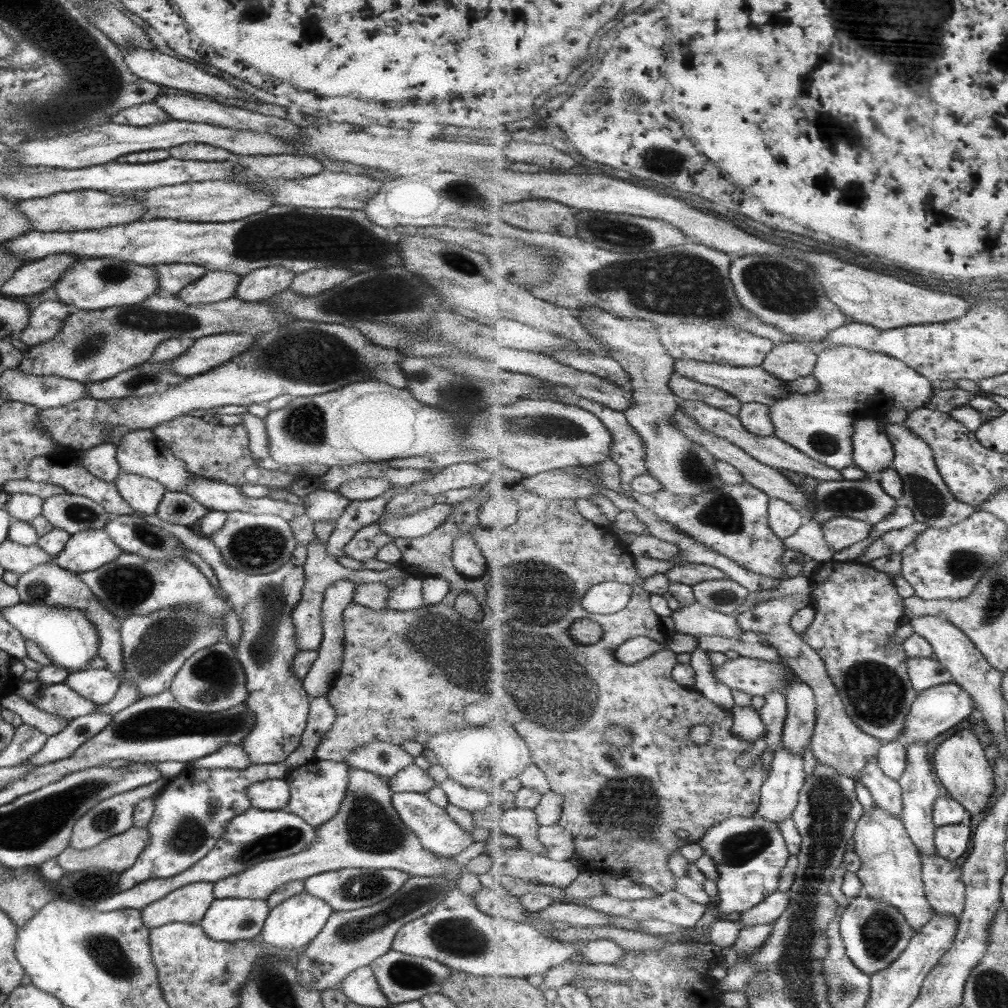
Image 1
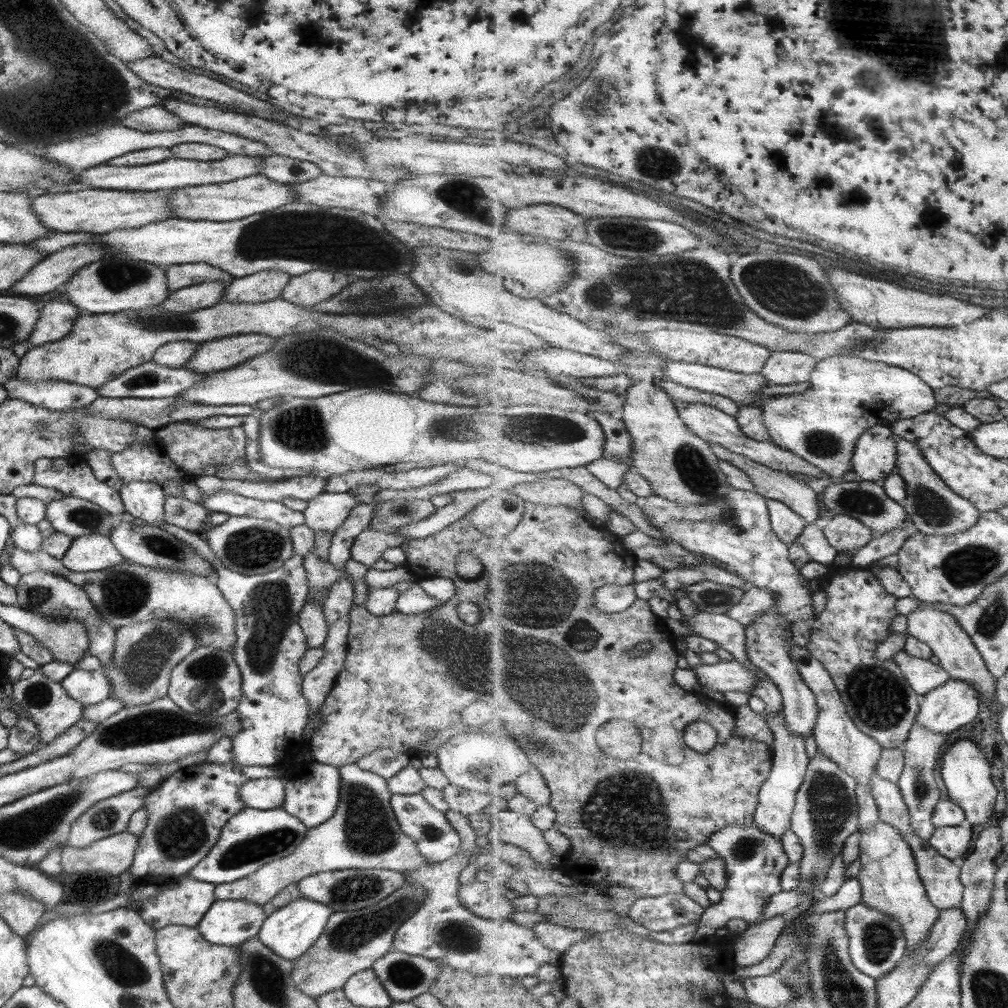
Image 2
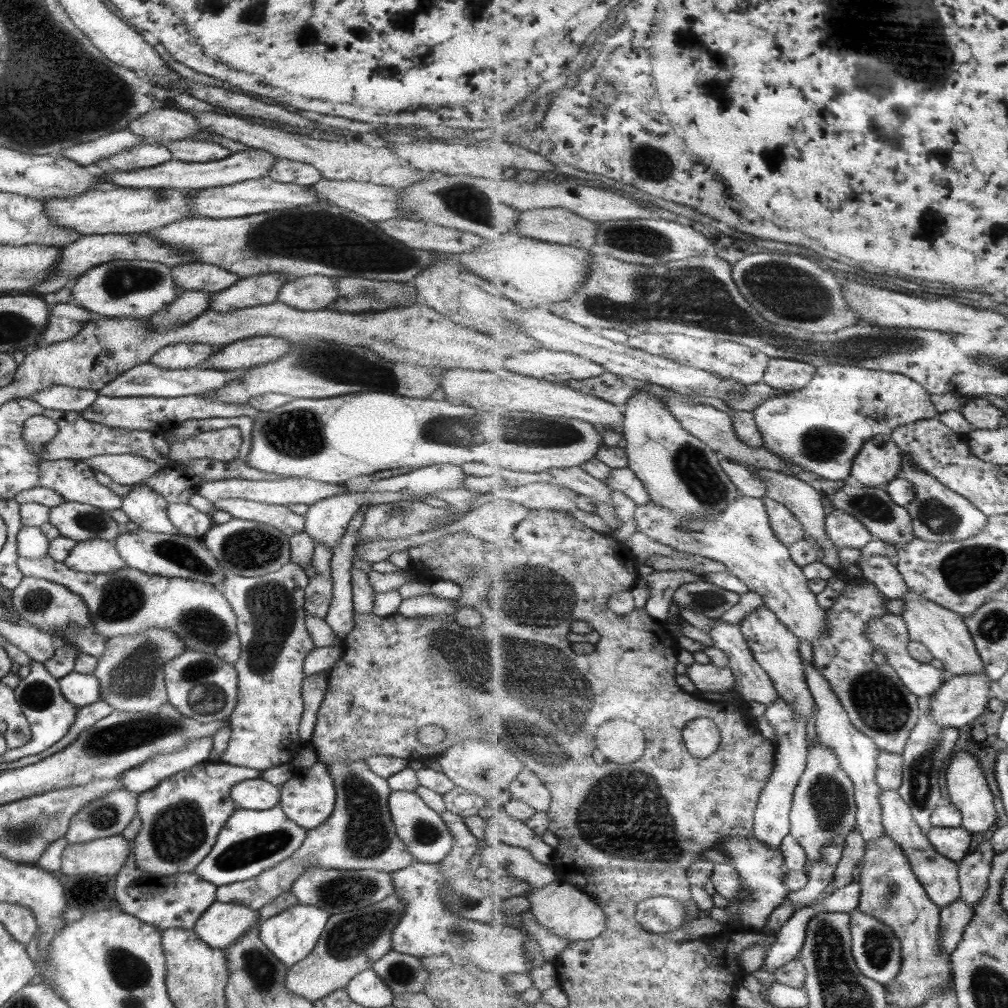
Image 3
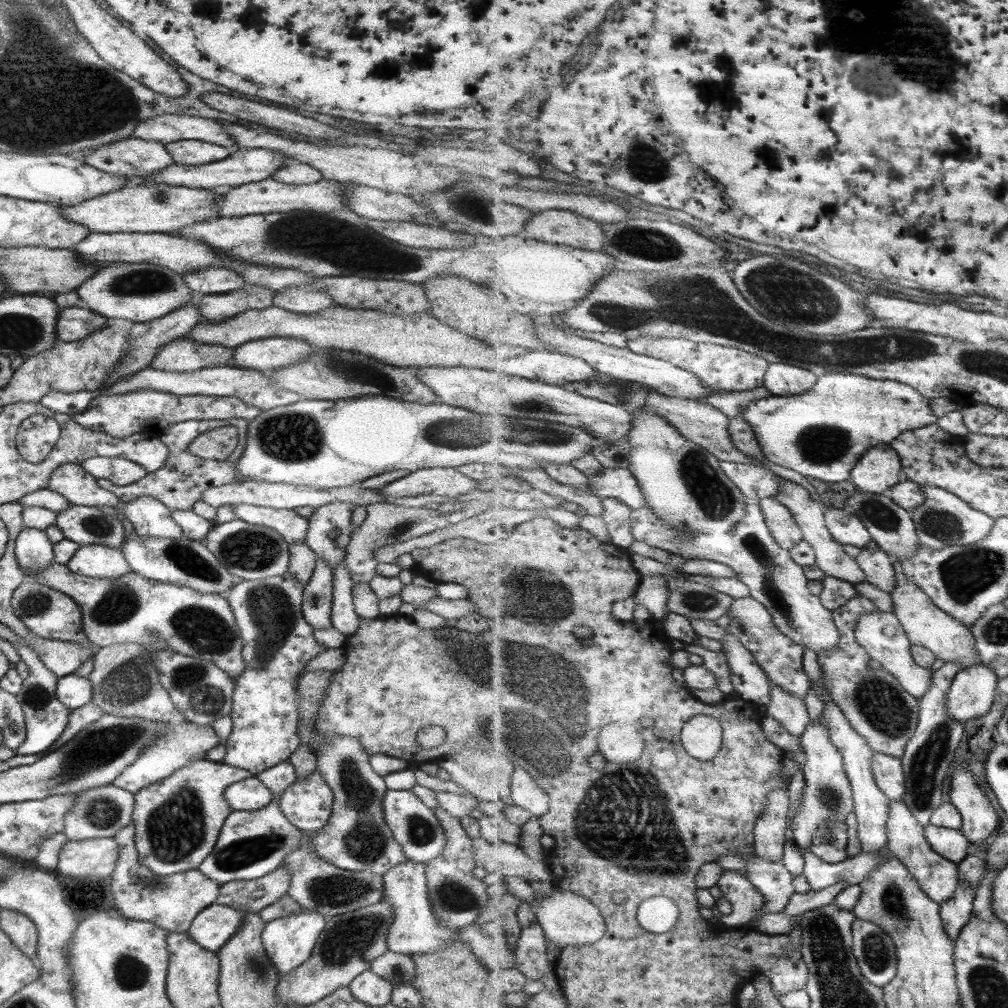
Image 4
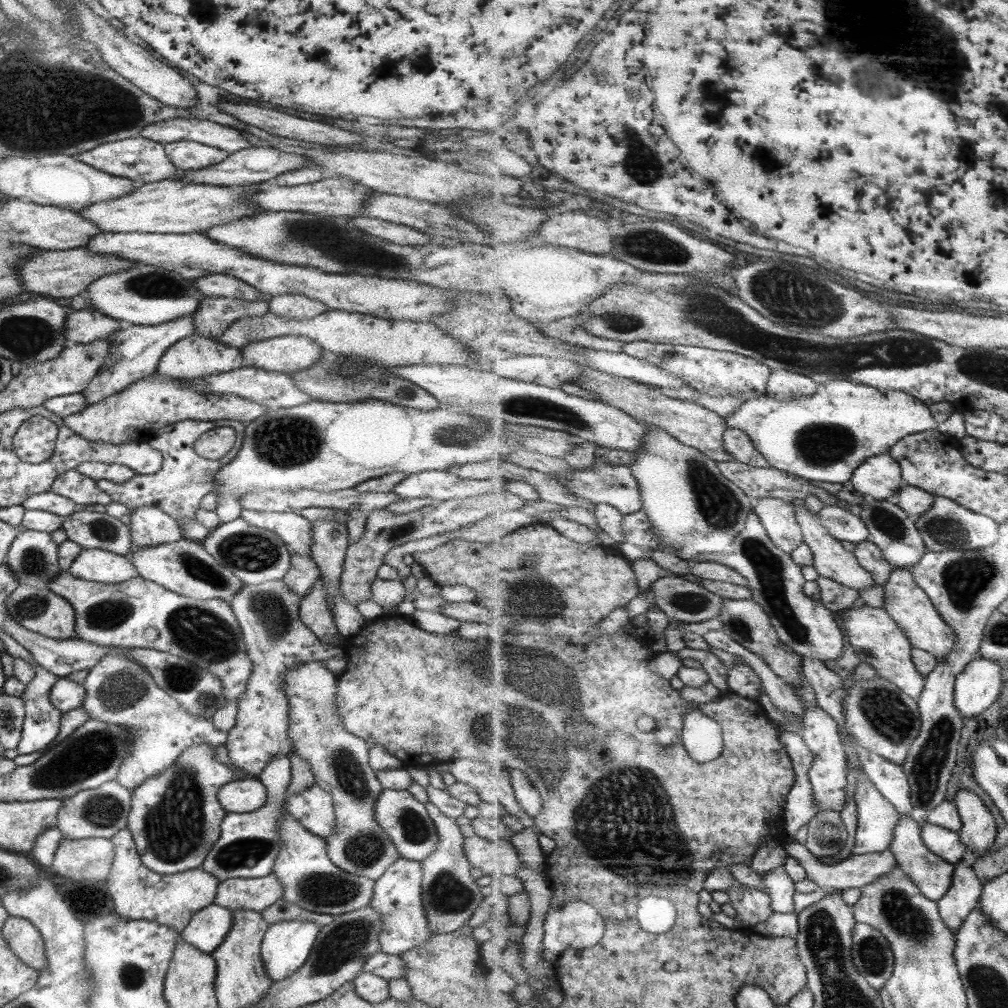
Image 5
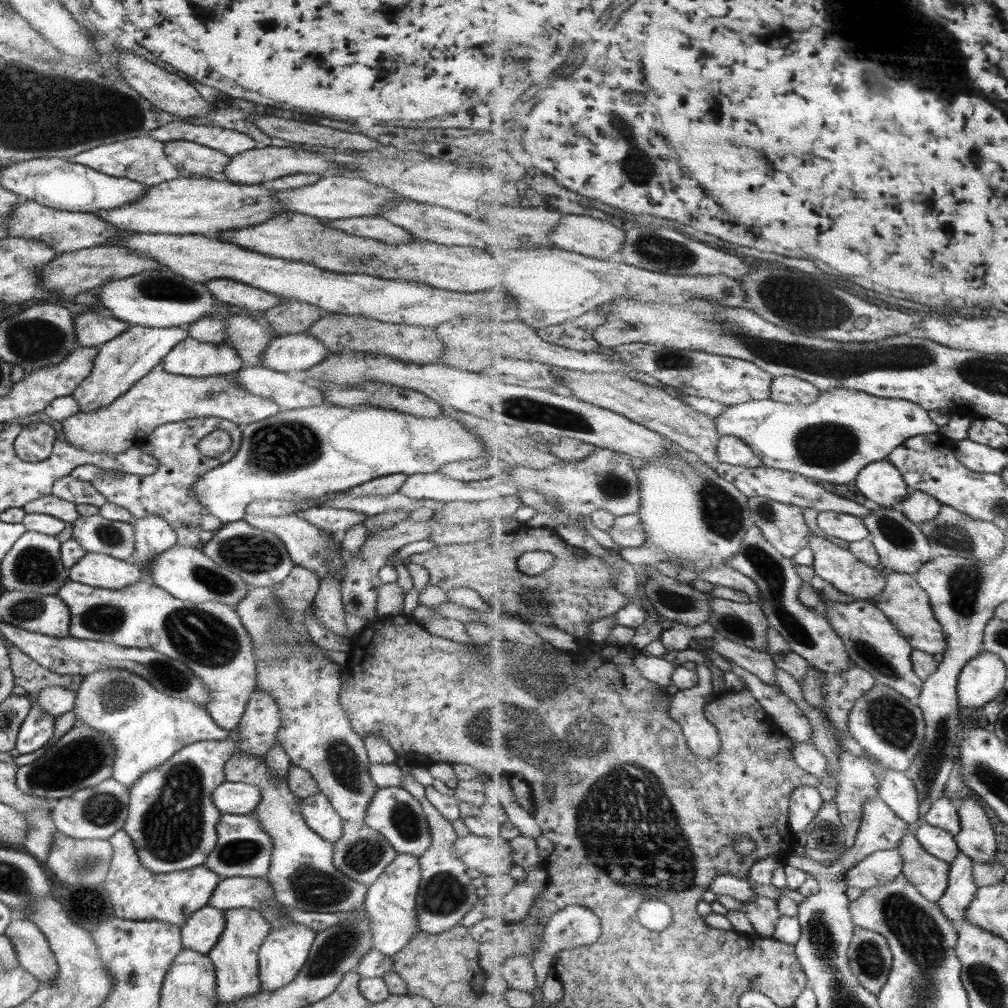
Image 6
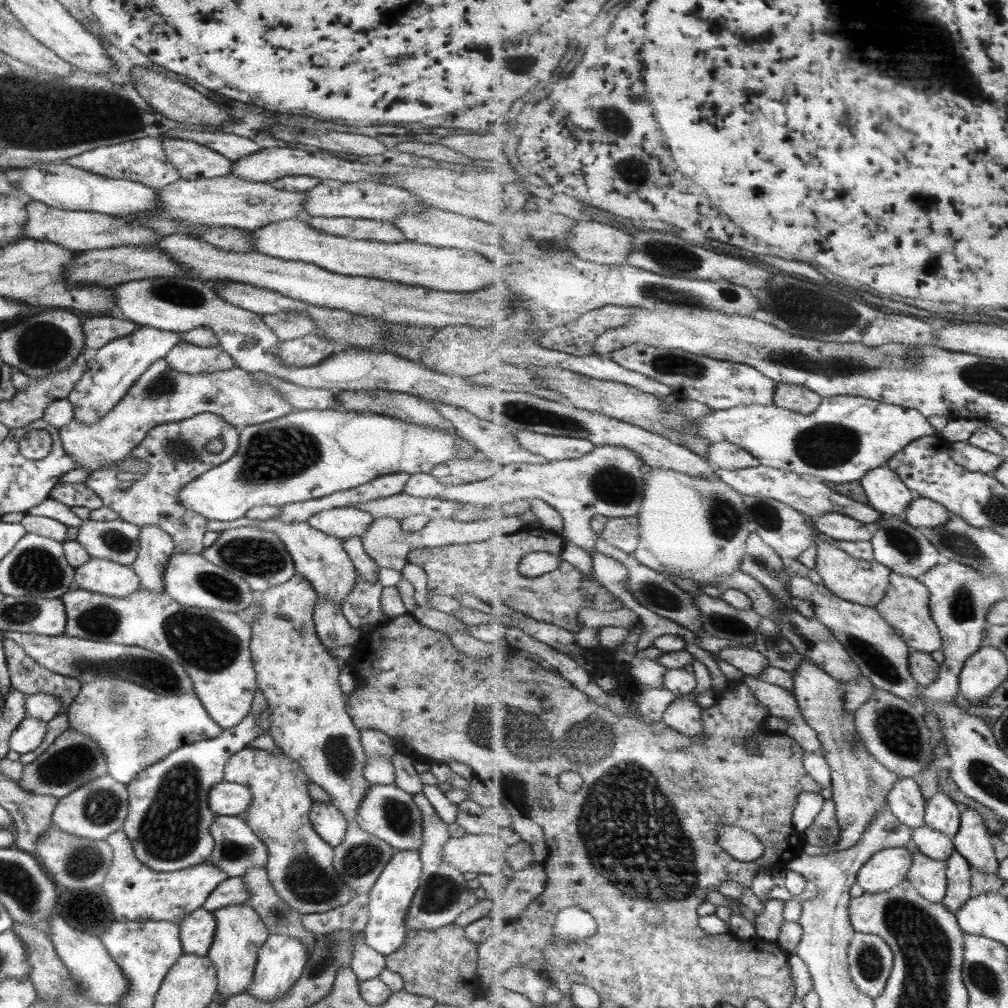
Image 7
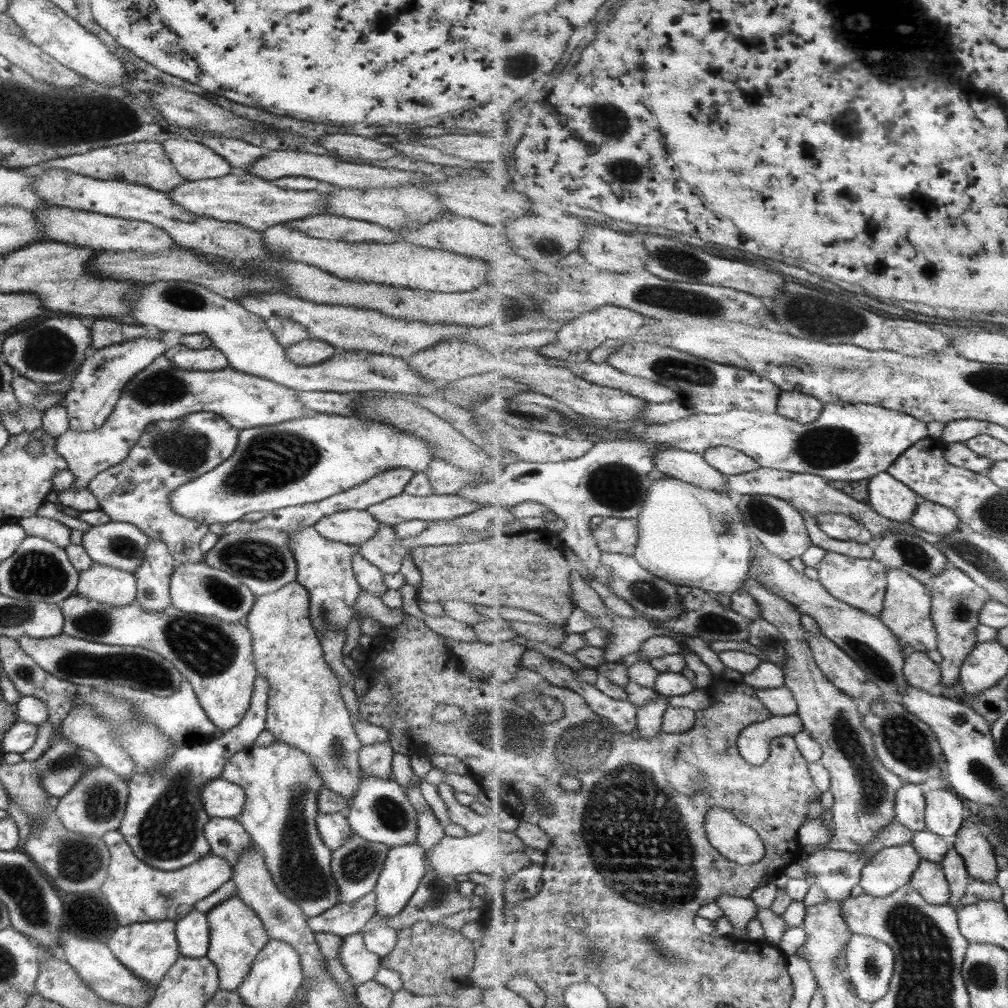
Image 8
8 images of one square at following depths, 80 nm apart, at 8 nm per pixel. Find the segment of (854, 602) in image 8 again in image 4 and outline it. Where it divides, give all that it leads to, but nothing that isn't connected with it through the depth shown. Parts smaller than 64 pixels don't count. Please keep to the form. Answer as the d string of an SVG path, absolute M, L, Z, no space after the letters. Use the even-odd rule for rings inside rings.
M782 479L780 483L782 484L782 490L780 490L779 494L776 494L775 498L779 499L789 508L794 514L798 525L802 527L804 539L811 544L816 552L816 565L818 568L824 572L825 576L834 576L854 585L865 582L865 571L859 566L856 558L849 556L843 550L842 544L833 538L831 531L827 528L824 506L821 505L821 502L817 503L813 500L811 494L809 494L809 490L806 490L795 482Z

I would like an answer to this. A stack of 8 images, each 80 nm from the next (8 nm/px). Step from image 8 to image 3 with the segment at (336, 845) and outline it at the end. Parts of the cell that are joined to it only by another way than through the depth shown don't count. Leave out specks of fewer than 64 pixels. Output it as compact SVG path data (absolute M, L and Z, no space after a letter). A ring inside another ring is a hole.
M315 763L309 768L293 773L292 778L279 786L279 809L285 817L306 832L321 825L333 811L335 787L323 763Z

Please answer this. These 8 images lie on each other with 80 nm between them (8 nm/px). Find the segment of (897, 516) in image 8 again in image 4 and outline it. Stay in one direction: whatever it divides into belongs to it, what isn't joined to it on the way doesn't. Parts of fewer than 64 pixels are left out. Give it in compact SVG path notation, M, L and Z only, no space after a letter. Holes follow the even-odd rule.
M881 442L881 445L875 445L861 457L861 461L850 472L850 480L860 490L884 494L904 479L901 470L903 466L899 453L889 442Z

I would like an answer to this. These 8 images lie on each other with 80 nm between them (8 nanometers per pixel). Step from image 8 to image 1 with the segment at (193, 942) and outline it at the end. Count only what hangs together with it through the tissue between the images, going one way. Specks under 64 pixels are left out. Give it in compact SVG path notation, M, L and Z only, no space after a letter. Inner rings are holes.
M214 898L198 926L215 942L258 938L269 911L265 900Z

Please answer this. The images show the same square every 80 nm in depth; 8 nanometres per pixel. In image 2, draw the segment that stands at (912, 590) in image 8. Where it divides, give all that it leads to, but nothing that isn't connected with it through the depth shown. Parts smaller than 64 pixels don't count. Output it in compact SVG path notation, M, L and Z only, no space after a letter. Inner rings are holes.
M923 603L908 616L907 634L926 642L934 651L940 665L947 670L953 679L973 683L980 692L982 700L989 701L992 707L998 707L996 704L998 701L996 695L997 678L991 674L971 635L967 634L955 615L949 611L941 610L937 605Z

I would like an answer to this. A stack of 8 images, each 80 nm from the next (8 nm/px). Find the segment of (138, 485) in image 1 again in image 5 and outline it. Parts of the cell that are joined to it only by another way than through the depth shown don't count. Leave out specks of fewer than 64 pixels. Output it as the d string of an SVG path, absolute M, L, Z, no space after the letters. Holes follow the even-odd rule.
M140 506L132 510L128 527L133 548L157 546L182 538L179 525L156 506Z

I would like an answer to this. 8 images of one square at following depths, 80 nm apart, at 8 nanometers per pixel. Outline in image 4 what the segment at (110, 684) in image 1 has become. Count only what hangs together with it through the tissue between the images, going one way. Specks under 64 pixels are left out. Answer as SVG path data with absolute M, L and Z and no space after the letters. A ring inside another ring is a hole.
M74 673L58 677L54 697L67 710L75 710L90 702L91 685L88 678L81 678Z

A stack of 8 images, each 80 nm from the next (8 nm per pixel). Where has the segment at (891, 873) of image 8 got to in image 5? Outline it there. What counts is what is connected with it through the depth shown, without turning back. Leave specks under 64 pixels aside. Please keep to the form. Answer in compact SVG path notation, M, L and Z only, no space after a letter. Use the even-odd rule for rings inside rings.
M786 842L786 852L788 857L795 857L808 872L808 877L817 887L831 890L839 888L841 891L848 888L863 888L864 886L877 882L882 876L889 874L898 866L897 860L890 849L884 852L870 854L850 855L846 859L834 865L821 864L819 858L811 853L803 844L799 842Z

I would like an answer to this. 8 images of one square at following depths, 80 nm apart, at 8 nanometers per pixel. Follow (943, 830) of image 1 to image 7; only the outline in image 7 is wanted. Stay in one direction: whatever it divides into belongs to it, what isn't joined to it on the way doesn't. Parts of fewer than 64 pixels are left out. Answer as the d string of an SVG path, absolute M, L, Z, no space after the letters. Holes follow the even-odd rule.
M927 825L915 829L912 839L919 851L937 861L947 861L957 852L952 838Z

